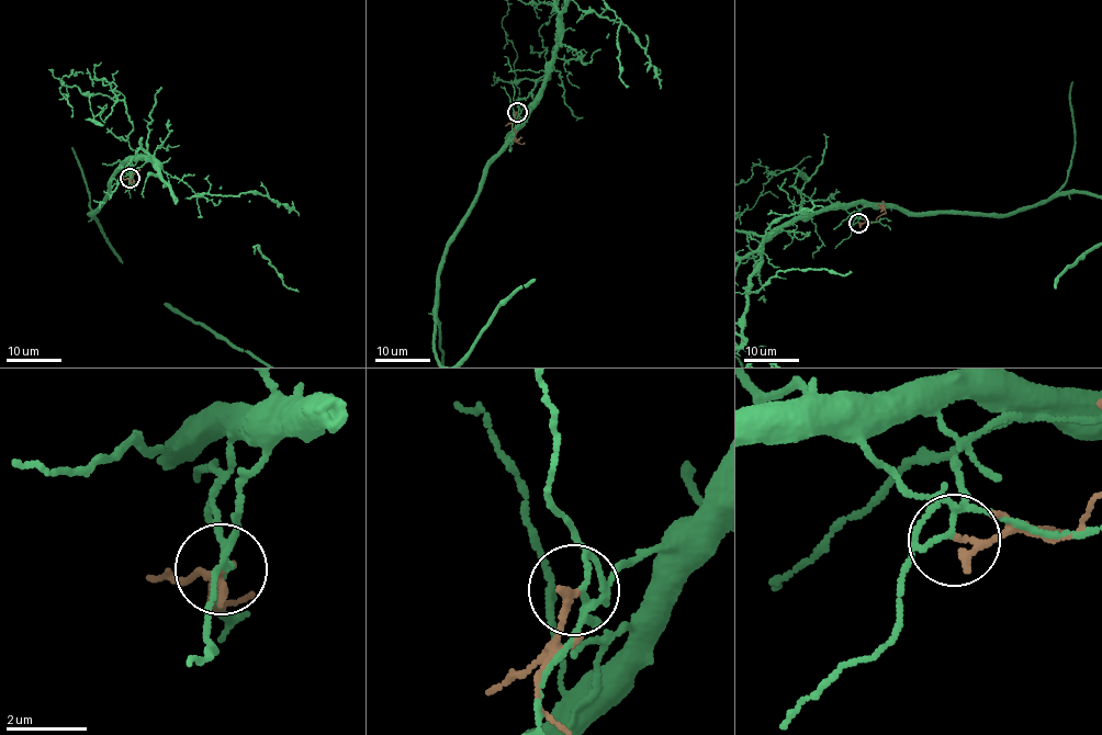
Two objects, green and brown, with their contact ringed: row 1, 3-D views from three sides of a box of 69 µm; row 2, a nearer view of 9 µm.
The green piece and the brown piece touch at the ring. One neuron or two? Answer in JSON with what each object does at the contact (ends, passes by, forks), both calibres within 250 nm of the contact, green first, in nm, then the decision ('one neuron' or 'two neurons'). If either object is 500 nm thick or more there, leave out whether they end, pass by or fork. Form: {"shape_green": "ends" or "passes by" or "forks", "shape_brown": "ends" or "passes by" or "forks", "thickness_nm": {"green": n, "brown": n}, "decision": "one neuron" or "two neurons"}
{"shape_green": "forks", "shape_brown": "passes by", "thickness_nm": {"green": 100, "brown": 110}, "decision": "two neurons"}

